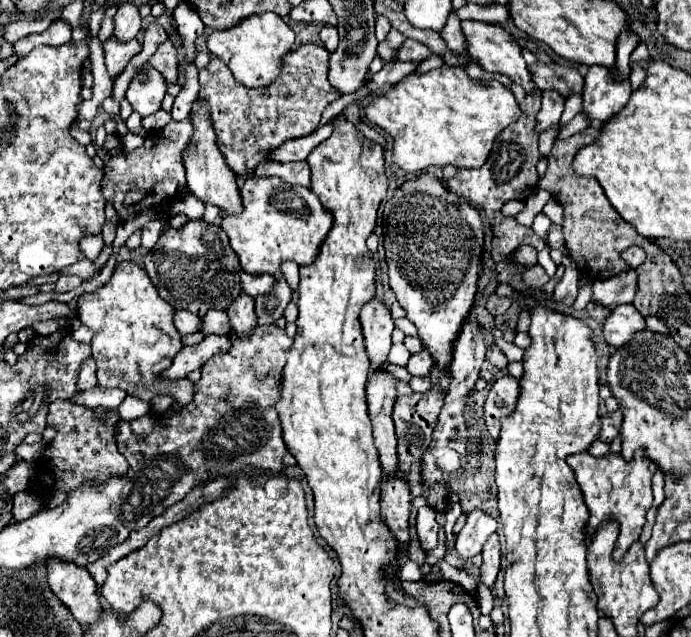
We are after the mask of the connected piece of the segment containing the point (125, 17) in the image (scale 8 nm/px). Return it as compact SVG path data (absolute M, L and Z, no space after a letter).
M122 3L114 15L114 23L116 23L116 29L114 29L114 35L120 39L120 41L130 41L138 35L140 31L140 13L138 13L138 7L134 3Z

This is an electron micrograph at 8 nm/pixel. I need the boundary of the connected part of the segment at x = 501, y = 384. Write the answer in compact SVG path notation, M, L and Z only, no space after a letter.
M510 375L494 381L494 385L486 397L486 405L484 405L484 421L486 421L486 427L492 437L498 437L498 433L500 433L500 419L514 413L514 407L518 401L518 391L520 391L518 379L510 377Z

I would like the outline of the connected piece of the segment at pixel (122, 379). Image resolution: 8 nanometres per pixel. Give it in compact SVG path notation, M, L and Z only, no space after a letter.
M118 261L106 285L92 293L82 293L78 297L78 319L96 331L92 337L92 359L98 367L98 385L124 389L128 395L146 401L154 395L172 395L172 409L192 401L192 383L188 379L158 379L158 373L170 367L174 355L182 349L172 317L172 305L158 295L146 271L134 261Z

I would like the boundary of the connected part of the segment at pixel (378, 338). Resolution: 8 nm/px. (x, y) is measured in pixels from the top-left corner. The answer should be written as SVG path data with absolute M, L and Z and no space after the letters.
M376 297L368 301L360 311L360 323L366 337L366 353L370 357L370 369L378 371L388 363L388 351L392 345L394 319L388 305Z

